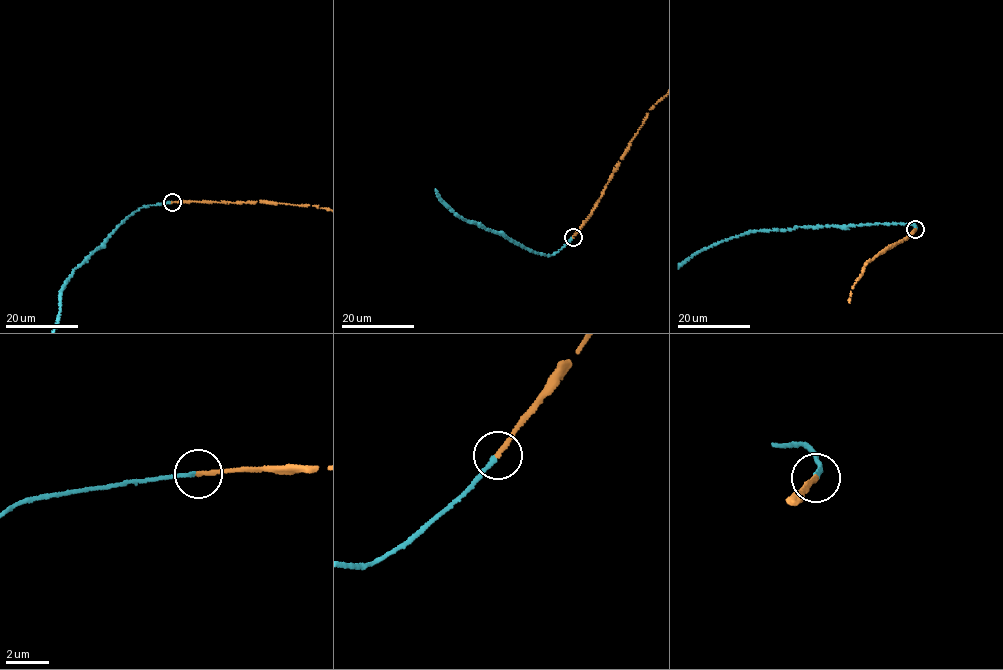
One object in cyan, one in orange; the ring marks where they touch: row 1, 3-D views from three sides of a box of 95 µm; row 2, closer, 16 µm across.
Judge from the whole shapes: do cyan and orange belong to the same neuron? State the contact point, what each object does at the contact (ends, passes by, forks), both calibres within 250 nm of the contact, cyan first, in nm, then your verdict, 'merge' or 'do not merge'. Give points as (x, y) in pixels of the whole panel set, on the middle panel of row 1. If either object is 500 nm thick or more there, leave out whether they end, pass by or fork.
(573, 237) | cyan ends | orange ends | 180/180 nm | merge

